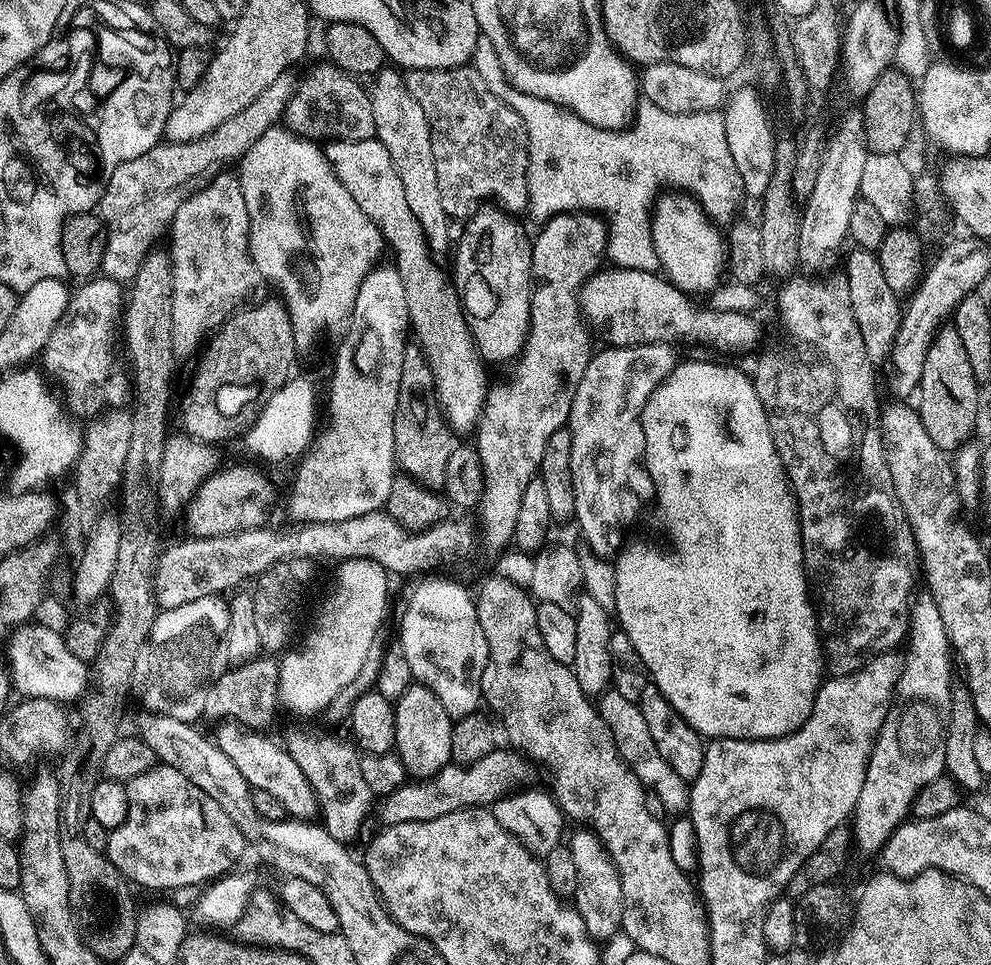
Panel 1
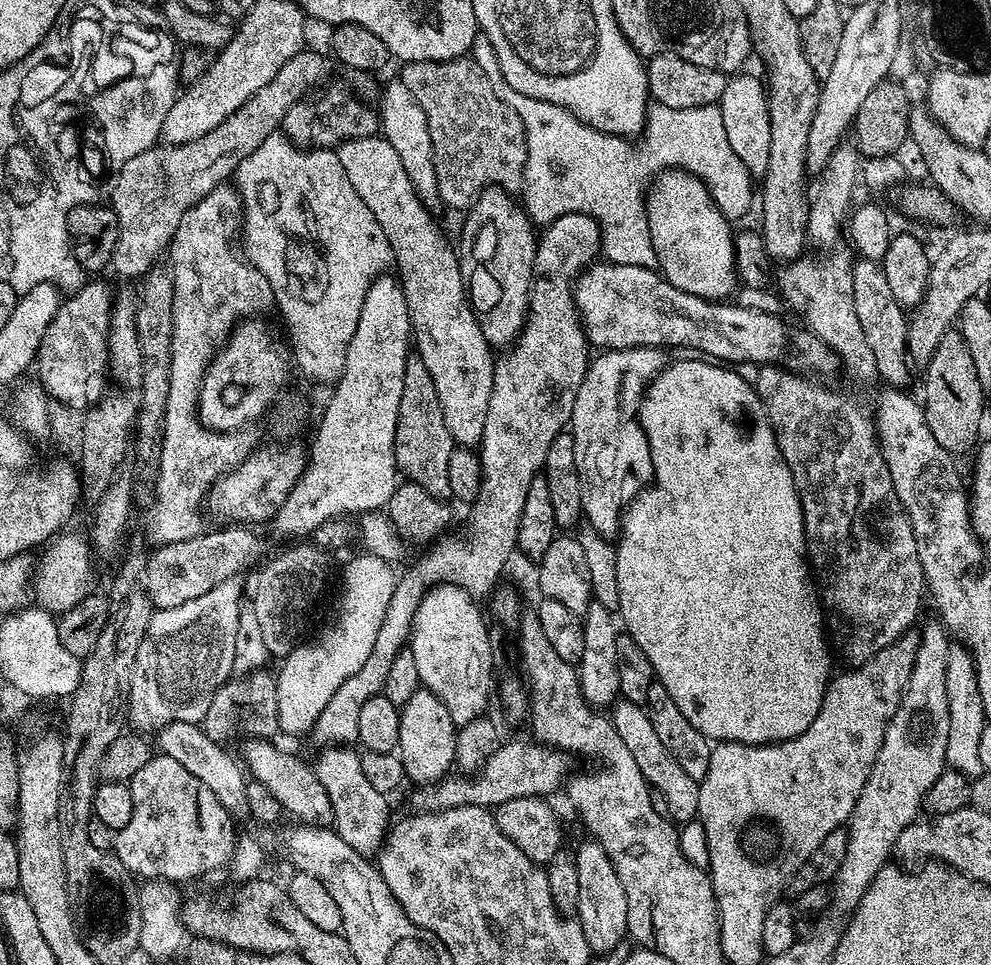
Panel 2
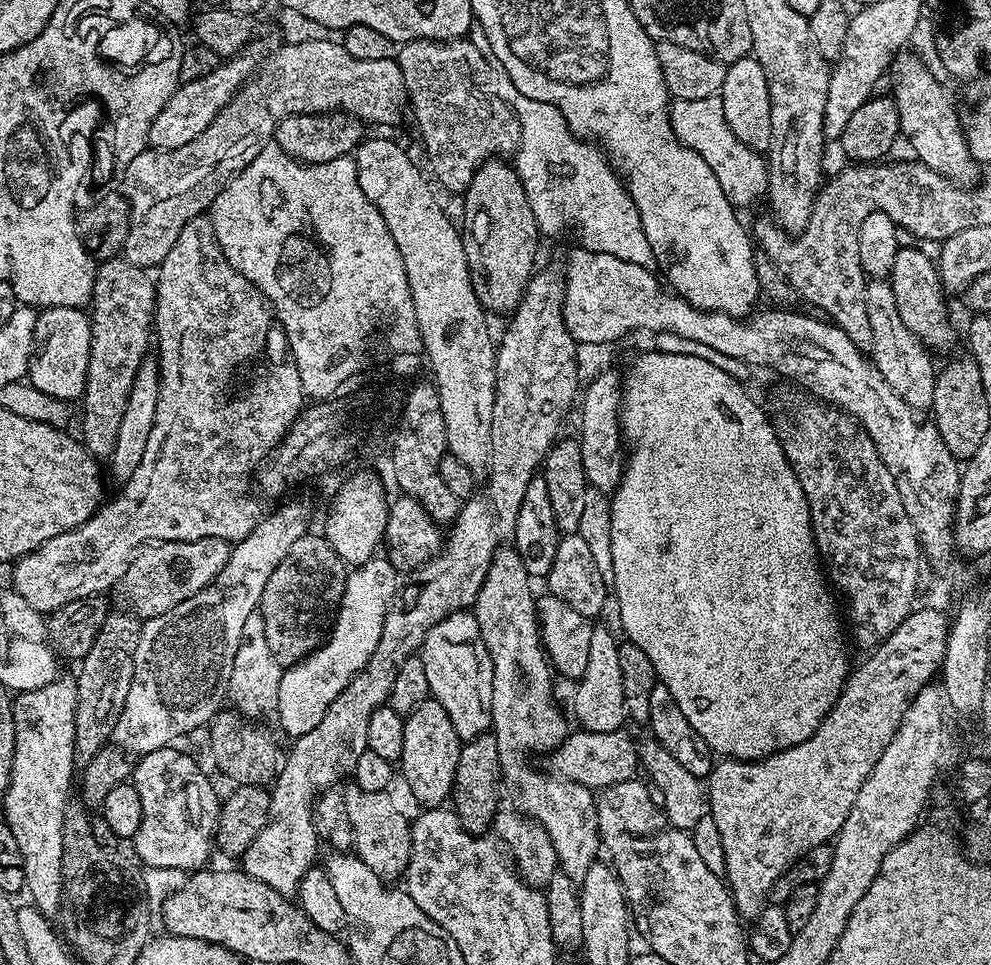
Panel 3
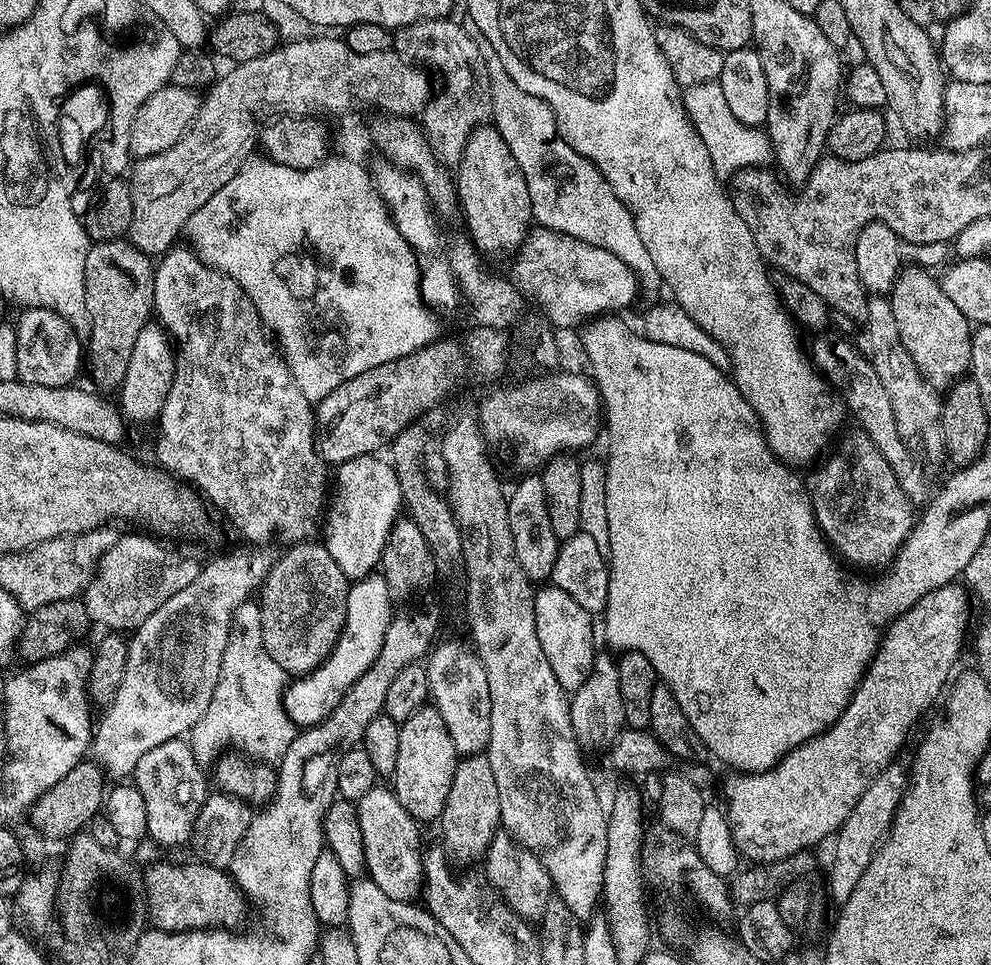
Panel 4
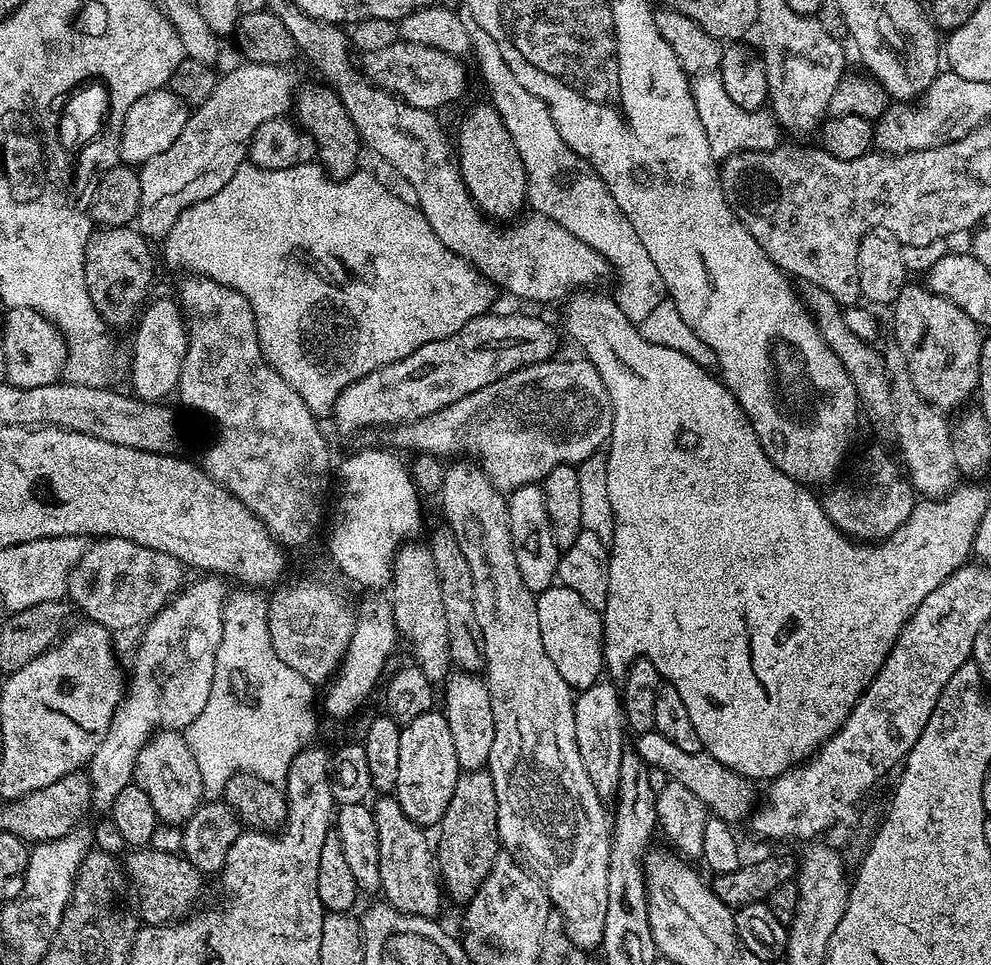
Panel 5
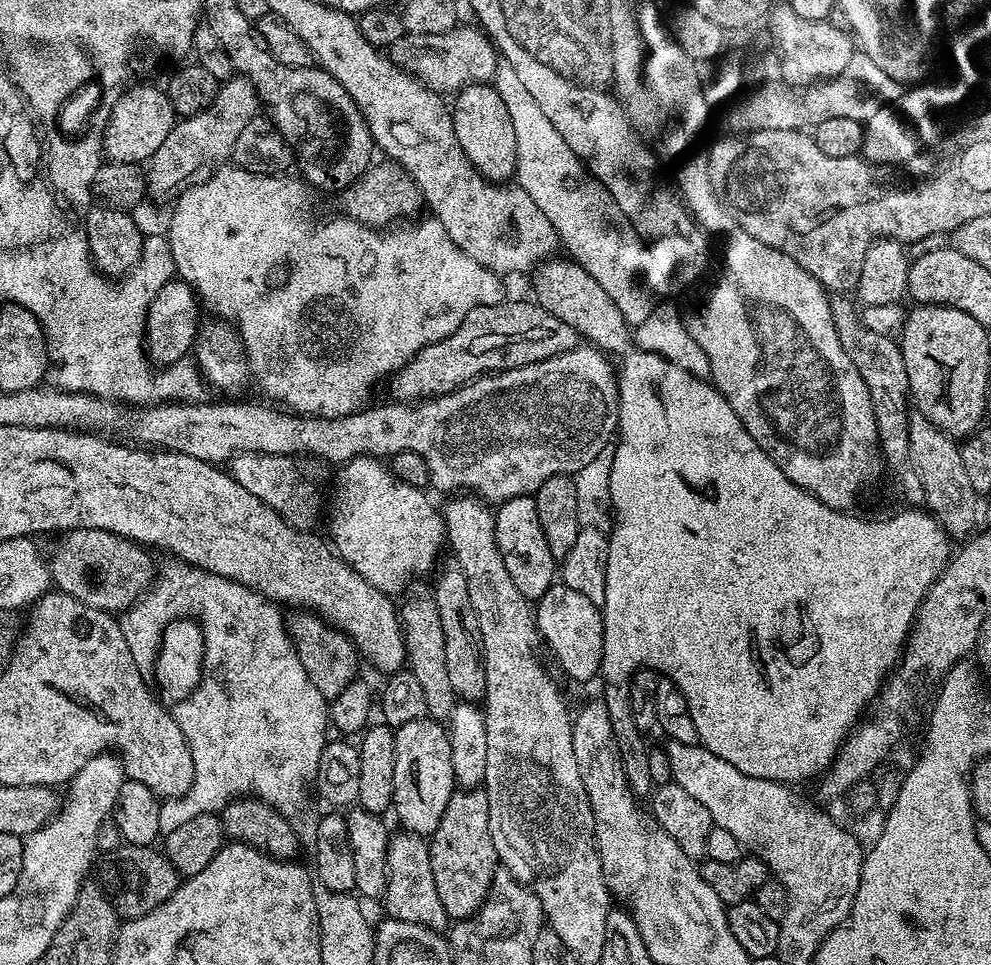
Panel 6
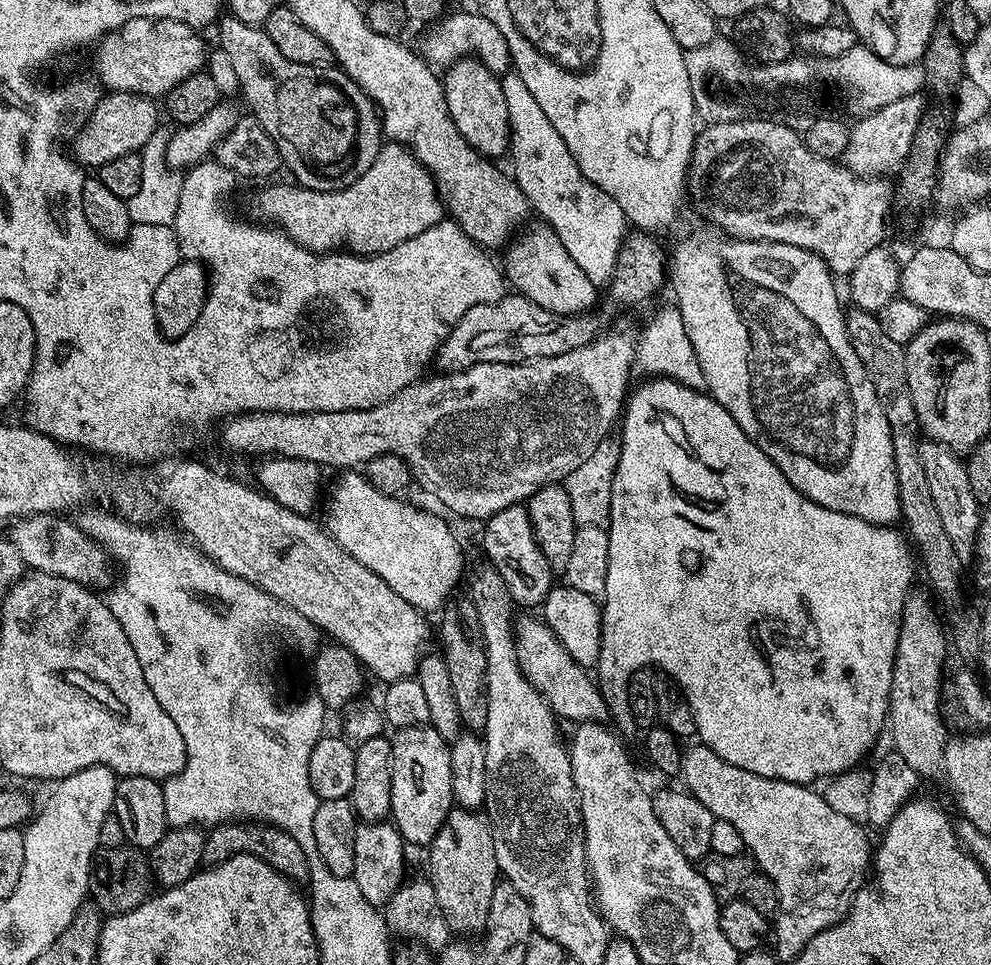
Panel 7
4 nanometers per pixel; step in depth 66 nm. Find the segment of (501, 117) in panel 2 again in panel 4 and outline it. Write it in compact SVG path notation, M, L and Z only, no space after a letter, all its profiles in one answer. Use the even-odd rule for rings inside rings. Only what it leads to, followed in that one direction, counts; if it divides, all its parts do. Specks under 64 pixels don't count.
M437 18L435 20L419 20L418 22L399 29L394 36L394 50L403 58L417 66L434 71L440 75L440 89L435 89L424 111L419 113L418 123L424 129L424 136L437 160L445 166L459 165L466 142L472 136L473 130L487 125L492 120L492 99L490 98L490 74L486 70L486 60L474 46L474 38L466 34L464 24L455 24L452 18Z

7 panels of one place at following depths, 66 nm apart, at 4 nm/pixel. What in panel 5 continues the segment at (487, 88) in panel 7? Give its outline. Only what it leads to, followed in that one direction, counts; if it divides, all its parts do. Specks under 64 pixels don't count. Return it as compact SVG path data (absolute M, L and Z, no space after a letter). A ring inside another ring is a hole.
M490 102L474 105L465 114L460 133L454 136L454 144L458 149L460 173L476 207L496 222L519 217L520 207L526 204L528 179L522 158L518 158L518 146L514 146L514 138L510 138L510 130L506 130L506 122L502 122L495 106Z

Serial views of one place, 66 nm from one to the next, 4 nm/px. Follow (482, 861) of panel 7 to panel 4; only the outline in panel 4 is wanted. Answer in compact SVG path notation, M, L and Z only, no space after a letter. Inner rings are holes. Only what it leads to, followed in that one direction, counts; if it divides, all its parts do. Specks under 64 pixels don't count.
M487 755L466 756L457 763L454 782L450 782L450 794L446 794L446 806L438 827L444 831L442 844L453 861L479 861L487 853L490 842L501 827L498 785Z

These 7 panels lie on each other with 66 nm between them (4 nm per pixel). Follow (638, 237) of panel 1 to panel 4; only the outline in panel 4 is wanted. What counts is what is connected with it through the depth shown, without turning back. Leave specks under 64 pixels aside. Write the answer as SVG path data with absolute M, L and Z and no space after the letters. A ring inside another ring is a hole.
M468 20L464 29L470 38L474 38L474 46L478 46L482 58L486 60L494 127L502 134L506 146L510 146L510 154L514 154L514 162L518 162L522 178L526 178L530 198L537 205L544 204L543 227L564 232L590 246L610 250L610 254L622 258L622 262L643 285L657 284L657 268L654 262L650 262L650 254L642 238L638 238L638 226L634 226L632 211L621 202L618 194L614 194L610 182L602 178L599 170L560 137L560 131L556 129L556 116L550 106L546 106L542 98L526 94L526 90L522 90L518 82L506 74L502 58L494 54L494 46L490 46L490 38L478 30L478 22ZM719 82L687 89L682 99L688 121L702 138L717 176L731 178L744 168L764 166L773 159L772 143L768 141L767 131L748 128L730 114L730 108L726 106L726 94L722 94Z

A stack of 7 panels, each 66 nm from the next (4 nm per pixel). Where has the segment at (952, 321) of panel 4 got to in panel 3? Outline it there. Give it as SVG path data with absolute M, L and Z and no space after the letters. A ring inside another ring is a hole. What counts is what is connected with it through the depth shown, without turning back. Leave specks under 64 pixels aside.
M902 246L894 258L890 283L894 290L894 298L899 302L898 314L902 322L906 322L906 330L919 338L921 344L929 350L948 348L955 338L956 332L948 321L948 308L944 305L946 291L940 282L940 271L937 261L920 248Z

